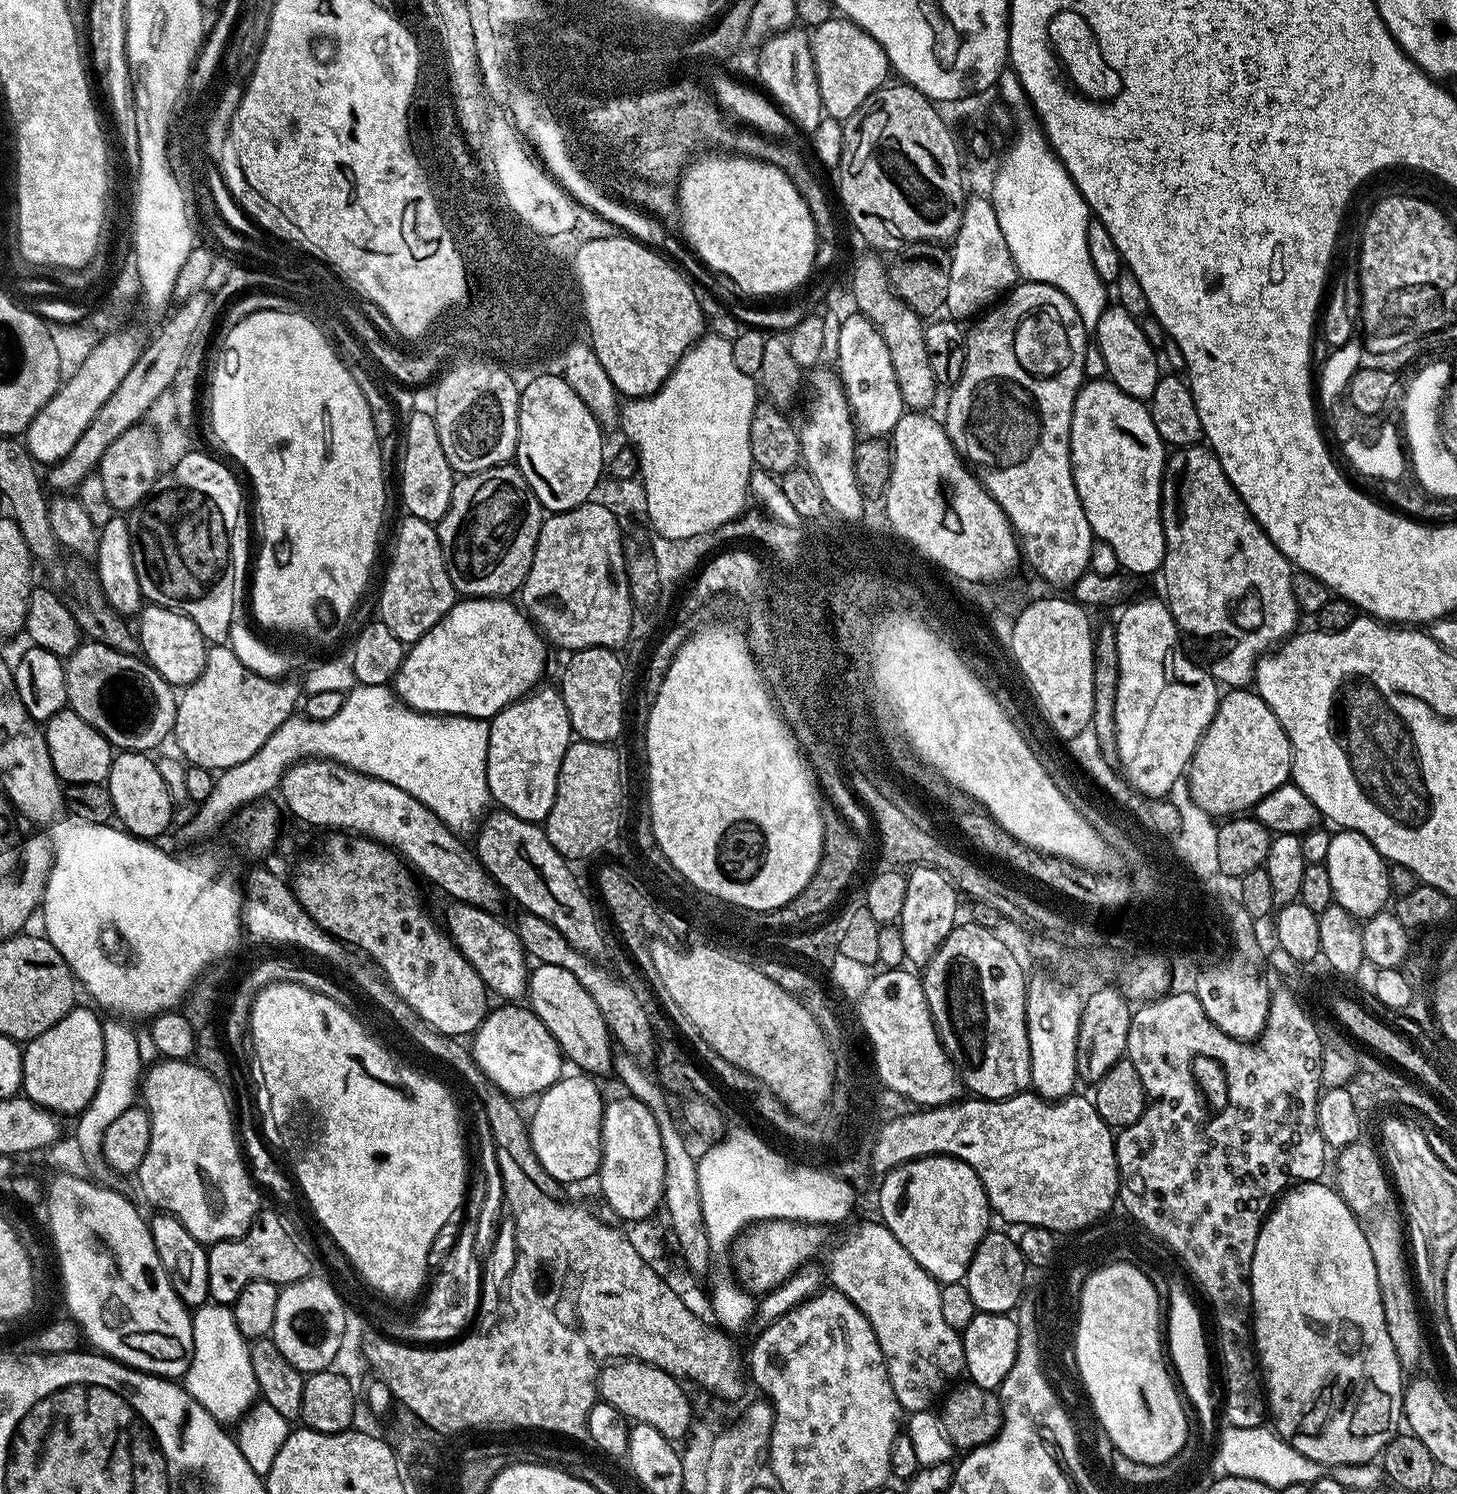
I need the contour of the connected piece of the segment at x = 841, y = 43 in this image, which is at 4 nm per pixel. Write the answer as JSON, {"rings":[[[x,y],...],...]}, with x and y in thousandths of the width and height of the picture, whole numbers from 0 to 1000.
{"rings":[[[572,12],[557,19],[557,38],[566,76],[577,82],[583,80],[603,60],[607,58],[611,44],[607,31],[594,20],[581,12]]]}

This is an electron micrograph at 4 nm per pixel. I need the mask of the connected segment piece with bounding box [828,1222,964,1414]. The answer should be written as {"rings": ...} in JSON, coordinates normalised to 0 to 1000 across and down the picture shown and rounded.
{"rings":[[[606,818],[601,819],[589,820],[569,839],[568,854],[571,856],[570,861],[583,869],[583,871],[586,871],[586,874],[589,874],[591,880],[597,885],[603,896],[603,901],[607,907],[608,917],[611,920],[611,925],[614,928],[614,933],[618,943],[623,946],[636,945],[646,936],[649,930],[657,923],[655,921],[662,918],[662,898],[660,892],[649,888],[649,884],[647,882],[647,869],[644,857],[638,851],[633,850],[630,845],[627,845],[622,834],[619,834],[619,831],[614,829],[612,824]]]}

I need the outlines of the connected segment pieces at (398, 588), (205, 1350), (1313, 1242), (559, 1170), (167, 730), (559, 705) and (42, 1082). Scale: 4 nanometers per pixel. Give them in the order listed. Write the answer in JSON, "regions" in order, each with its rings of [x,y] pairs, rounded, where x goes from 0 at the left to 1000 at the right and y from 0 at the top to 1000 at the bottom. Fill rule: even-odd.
{"regions":[[[[278,345],[277,347],[275,357],[272,359],[272,367],[269,369],[269,378],[264,386],[259,412],[265,419],[268,419],[270,427],[282,432],[310,408],[310,405],[314,404],[314,397],[306,382],[301,355],[286,345]]],[[[137,873],[132,882],[132,910],[126,920],[126,928],[145,948],[153,953],[163,951],[175,938],[178,929],[174,922],[172,902],[161,885],[157,873]]],[[[892,791],[889,794],[885,795],[876,803],[874,808],[871,811],[868,817],[865,820],[865,825],[863,826],[863,831],[861,834],[861,842],[859,843],[859,880],[858,882],[858,888],[859,890],[859,896],[861,898],[861,904],[863,908],[864,915],[866,916],[866,924],[869,927],[869,940],[872,943],[872,950],[874,954],[874,958],[876,961],[879,961],[881,965],[885,968],[888,968],[888,971],[891,971],[891,973],[894,973],[896,976],[899,976],[902,979],[908,980],[909,981],[916,981],[918,980],[935,980],[939,978],[944,978],[945,975],[949,973],[950,969],[955,964],[955,962],[959,961],[960,953],[962,953],[962,946],[964,944],[964,930],[965,928],[965,924],[963,924],[962,916],[960,909],[957,906],[957,898],[954,898],[954,893],[951,890],[951,880],[949,877],[949,869],[946,863],[946,850],[943,850],[943,839],[940,839],[940,831],[939,831],[939,825],[935,821],[933,823],[934,817],[929,813],[924,805],[917,797],[916,795],[909,793],[909,791]]],[[[395,719],[398,720],[385,720],[382,725],[378,726],[374,731],[371,732],[367,737],[368,742],[364,744],[364,754],[362,761],[365,763],[367,772],[369,778],[385,794],[391,794],[395,790],[404,790],[410,786],[412,781],[412,757],[413,756],[413,748],[415,748],[415,734],[412,734],[412,728],[408,726],[407,721],[404,719]]],[[[56,430],[44,442],[44,453],[46,473],[69,490],[78,501],[104,504],[104,501],[119,492],[121,461],[114,457],[101,441],[82,436],[75,432]],[[91,463],[99,468],[99,477],[93,477],[91,479]]],[[[381,460],[373,461],[349,471],[335,485],[335,532],[345,543],[366,550],[375,549],[380,539],[383,515],[394,495],[388,470]]],[[[53,673],[45,679],[32,692],[19,697],[16,705],[16,725],[15,731],[23,739],[36,746],[54,746],[65,735],[71,713],[71,685],[60,675]]]]}

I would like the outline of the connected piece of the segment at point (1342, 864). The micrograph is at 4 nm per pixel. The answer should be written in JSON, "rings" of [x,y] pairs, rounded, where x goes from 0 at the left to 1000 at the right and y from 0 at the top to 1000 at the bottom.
{"rings":[[[925,556],[918,556],[912,564],[910,578],[913,582],[913,593],[916,593],[916,604],[921,606],[926,612],[931,614],[938,614],[944,610],[951,610],[952,605],[950,604],[954,600],[953,579],[935,558]]]}

